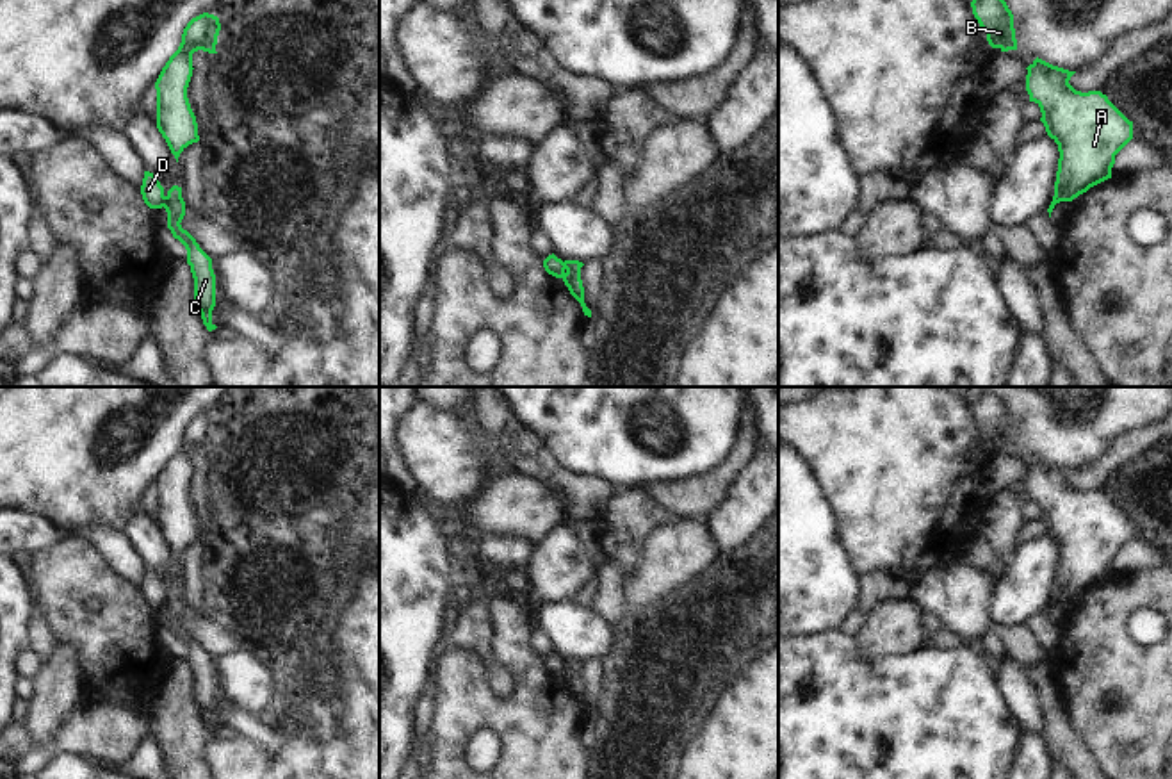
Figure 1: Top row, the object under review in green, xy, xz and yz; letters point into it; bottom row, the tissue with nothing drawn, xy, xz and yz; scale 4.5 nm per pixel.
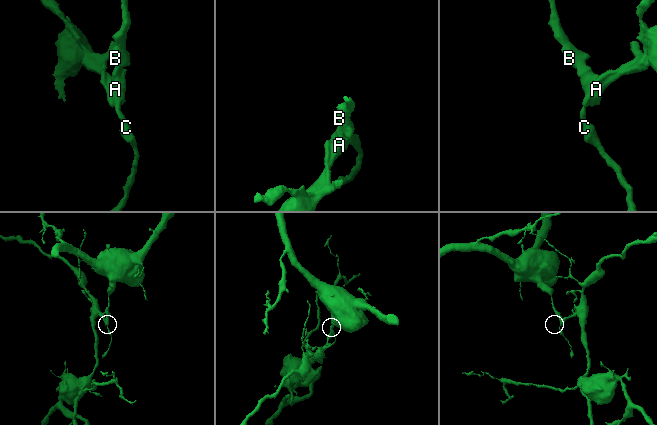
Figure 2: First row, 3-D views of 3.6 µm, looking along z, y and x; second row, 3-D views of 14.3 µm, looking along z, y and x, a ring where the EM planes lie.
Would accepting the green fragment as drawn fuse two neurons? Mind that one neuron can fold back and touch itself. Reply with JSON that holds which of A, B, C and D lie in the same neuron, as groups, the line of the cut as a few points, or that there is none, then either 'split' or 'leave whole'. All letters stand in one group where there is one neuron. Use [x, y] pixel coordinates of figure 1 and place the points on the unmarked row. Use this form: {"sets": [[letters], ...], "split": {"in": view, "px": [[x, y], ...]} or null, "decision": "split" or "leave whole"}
{"sets": [["A", "B", "C"], ["D"]], "split": {"in": "xy", "px": [[166, 596], [162, 605]]}, "decision": "split"}

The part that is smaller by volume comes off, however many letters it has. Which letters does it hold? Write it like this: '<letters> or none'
D

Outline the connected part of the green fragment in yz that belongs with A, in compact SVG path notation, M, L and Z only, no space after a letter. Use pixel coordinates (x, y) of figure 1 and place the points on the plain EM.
M1038 456L1026 469L1030 501L1040 506L1040 521L1060 551L1054 586L1072 601L1090 586L1111 578L1115 554L1133 538L1133 521L1101 490L1076 490L1069 483L1076 471L1053 465Z

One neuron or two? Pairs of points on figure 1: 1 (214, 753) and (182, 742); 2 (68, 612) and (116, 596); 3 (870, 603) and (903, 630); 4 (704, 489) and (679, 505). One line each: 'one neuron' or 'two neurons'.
1: two neurons
2: one neuron
3: two neurons
4: one neuron

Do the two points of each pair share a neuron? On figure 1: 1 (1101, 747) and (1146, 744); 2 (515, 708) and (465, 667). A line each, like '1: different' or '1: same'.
1: same
2: same

